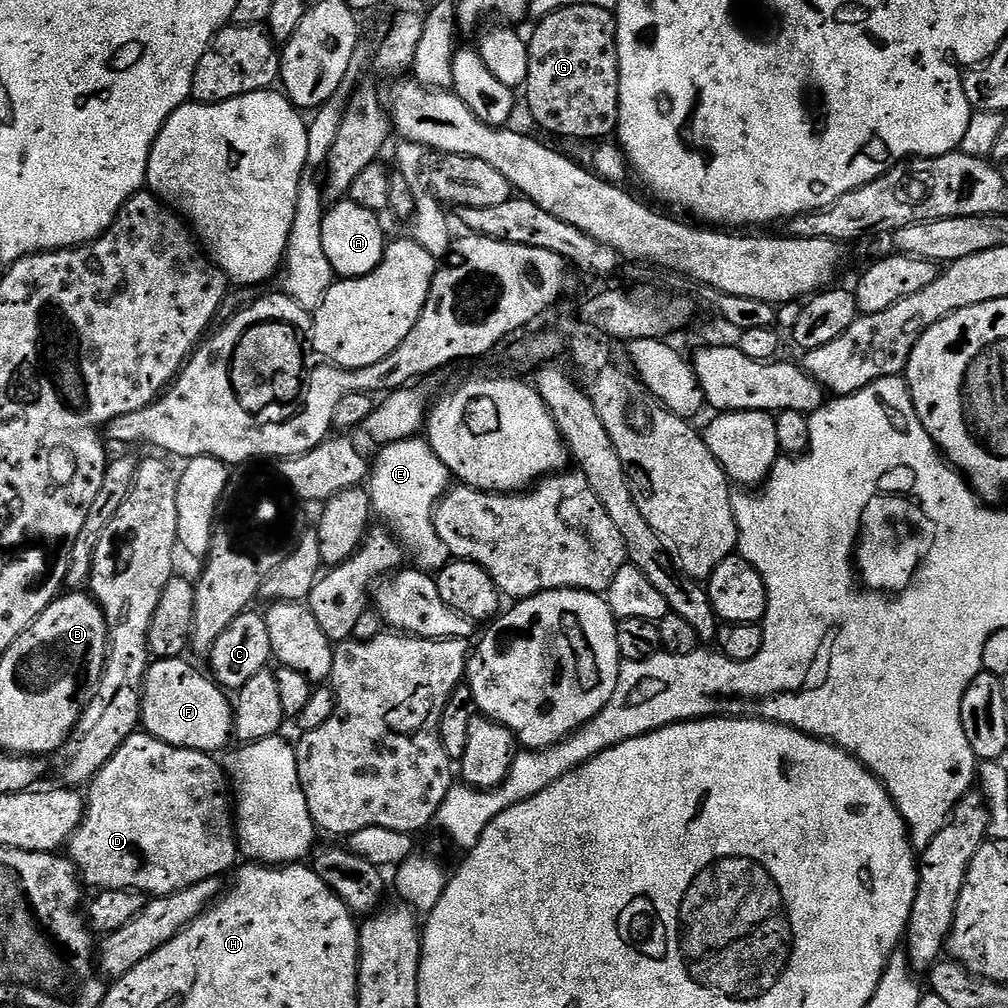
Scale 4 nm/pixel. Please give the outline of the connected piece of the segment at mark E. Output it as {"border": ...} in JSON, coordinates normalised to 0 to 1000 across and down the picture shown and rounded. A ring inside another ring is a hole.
{"border":[[[421,435],[382,440],[376,448],[377,453],[371,456],[367,469],[372,511],[382,516],[378,517],[408,551],[409,548],[413,551],[412,563],[419,567],[432,569],[446,559],[444,547],[438,534],[435,534],[429,513],[433,509],[433,501],[446,483],[445,466]]]}

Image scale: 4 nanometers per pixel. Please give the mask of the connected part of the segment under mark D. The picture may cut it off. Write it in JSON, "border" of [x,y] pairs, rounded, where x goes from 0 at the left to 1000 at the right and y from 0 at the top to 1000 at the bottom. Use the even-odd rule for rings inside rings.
{"border":[[[137,724],[125,736],[121,736],[119,743],[101,760],[101,764],[89,775],[85,782],[85,797],[83,811],[73,827],[65,838],[66,848],[82,876],[91,880],[91,883],[112,881],[113,883],[134,883],[142,885],[148,890],[167,889],[170,885],[179,885],[183,881],[192,879],[201,873],[213,873],[221,870],[221,865],[229,866],[235,860],[236,838],[234,836],[234,818],[232,816],[232,794],[228,789],[228,775],[220,761],[219,755],[213,749],[185,744],[177,740],[169,740],[157,732],[147,729],[142,724]]]}

